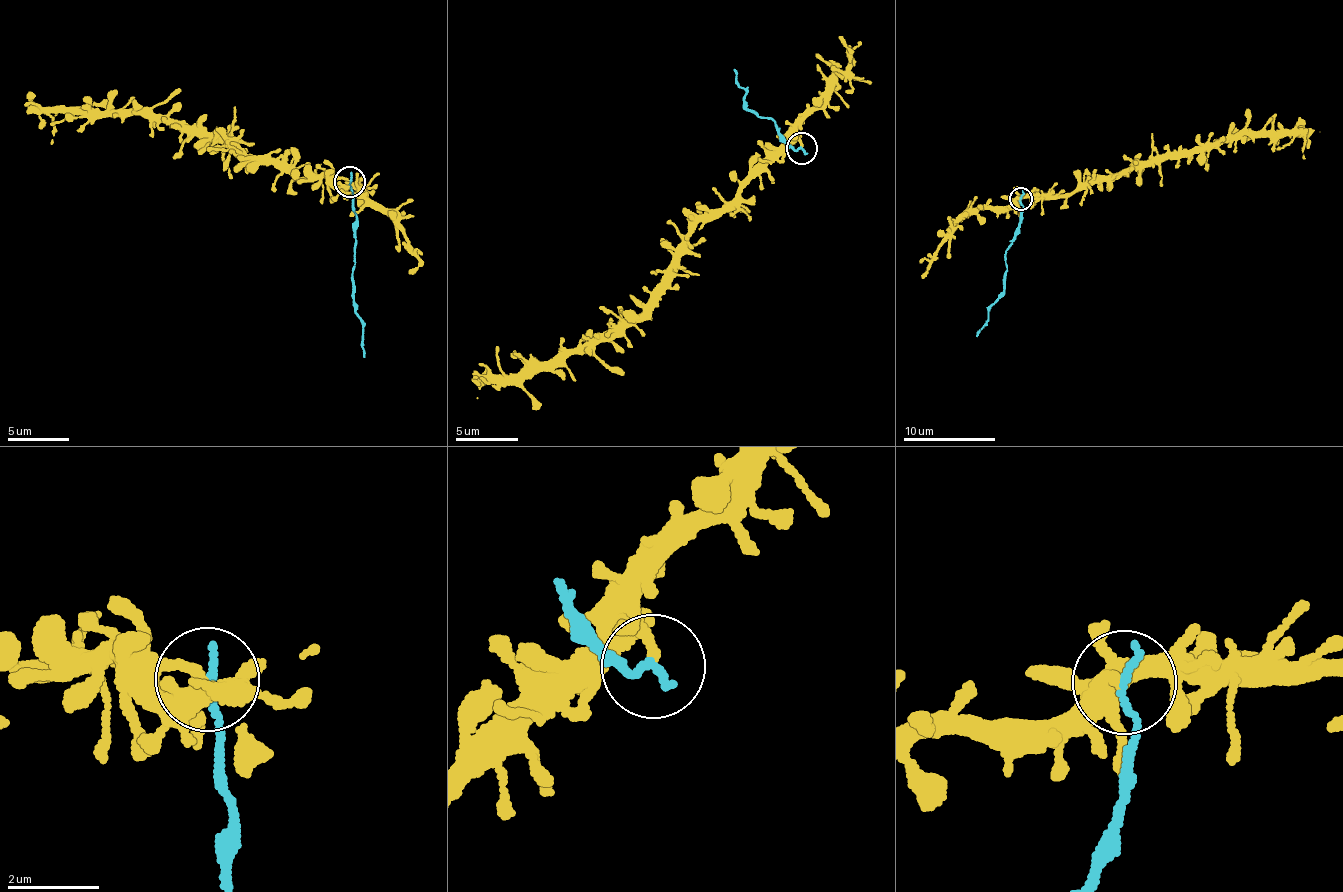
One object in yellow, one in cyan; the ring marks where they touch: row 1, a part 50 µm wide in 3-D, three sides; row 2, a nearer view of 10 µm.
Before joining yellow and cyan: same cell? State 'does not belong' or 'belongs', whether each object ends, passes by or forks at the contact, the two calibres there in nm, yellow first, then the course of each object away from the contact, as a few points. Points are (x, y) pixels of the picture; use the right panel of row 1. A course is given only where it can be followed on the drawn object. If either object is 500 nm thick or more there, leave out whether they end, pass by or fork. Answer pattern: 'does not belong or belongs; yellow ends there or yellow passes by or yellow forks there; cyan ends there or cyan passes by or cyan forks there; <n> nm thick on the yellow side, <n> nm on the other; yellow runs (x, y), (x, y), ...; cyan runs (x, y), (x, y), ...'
does not belong; yellow ends there; cyan ends there; 200 nm thick on the yellow side, 180 nm on the other; yellow runs (1020, 198), (1058, 199), (1245, 134), (1279, 138), (1320, 131); cyan runs (1020, 198), (1023, 206), (1019, 233), (1006, 251), (1004, 296), (988, 309), (986, 325), (977, 335)

